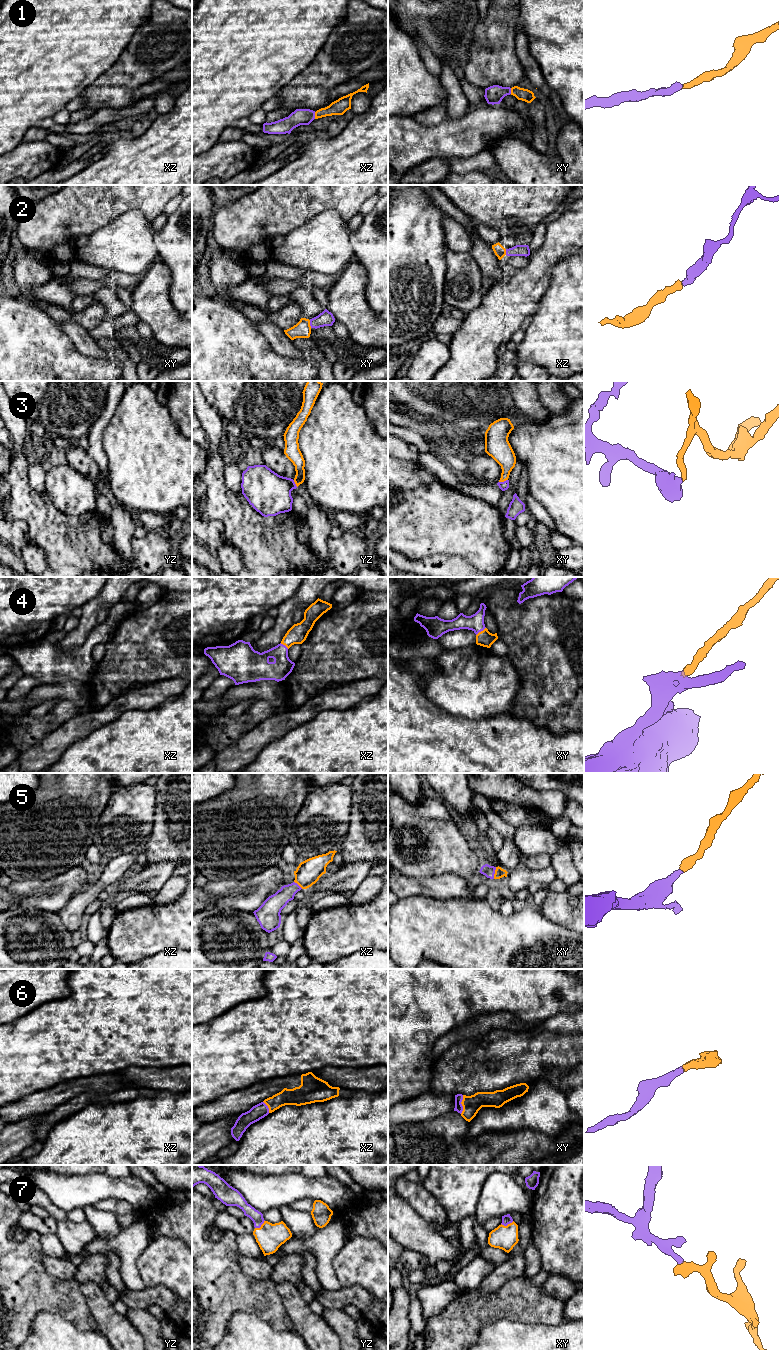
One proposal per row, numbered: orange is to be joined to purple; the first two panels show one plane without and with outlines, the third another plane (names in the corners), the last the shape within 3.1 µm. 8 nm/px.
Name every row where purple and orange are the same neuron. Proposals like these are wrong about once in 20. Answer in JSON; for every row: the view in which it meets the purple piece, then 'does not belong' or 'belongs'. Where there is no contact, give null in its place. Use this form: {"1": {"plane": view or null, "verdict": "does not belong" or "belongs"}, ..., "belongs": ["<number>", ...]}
{"1": {"plane": "xz", "verdict": "belongs"}, "2": {"plane": "xy", "verdict": "belongs"}, "3": {"plane": "xy", "verdict": "belongs"}, "4": {"plane": "xy", "verdict": "belongs"}, "5": {"plane": "xy", "verdict": "belongs"}, "6": {"plane": "xy", "verdict": "belongs"}, "7": {"plane": "xy", "verdict": "belongs"}, "belongs": ["1", "2", "3", "4", "5", "6", "7"]}

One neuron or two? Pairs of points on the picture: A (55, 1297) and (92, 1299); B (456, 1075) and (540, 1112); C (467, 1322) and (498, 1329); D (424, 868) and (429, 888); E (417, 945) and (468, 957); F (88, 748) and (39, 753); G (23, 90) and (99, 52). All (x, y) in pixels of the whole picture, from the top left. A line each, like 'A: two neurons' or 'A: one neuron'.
A: two neurons
B: two neurons
C: two neurons
D: two neurons
E: one neuron
F: two neurons
G: one neuron

